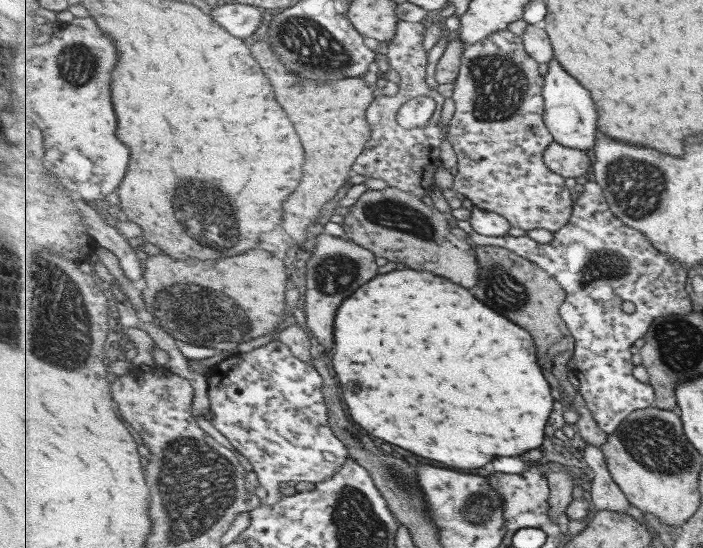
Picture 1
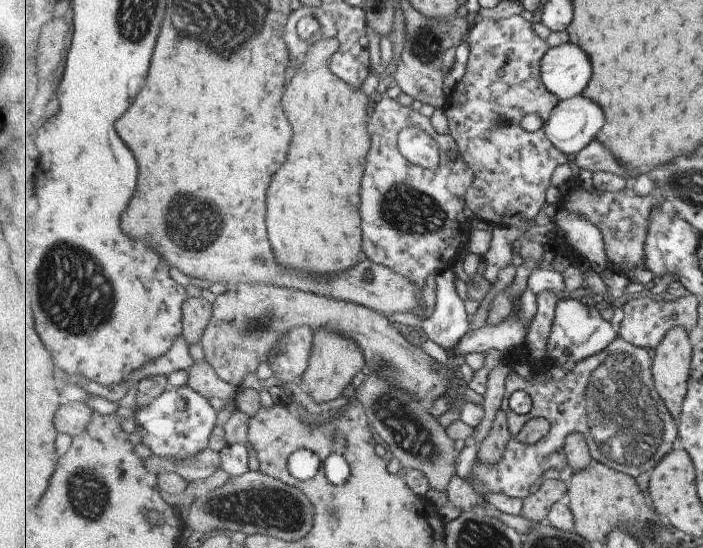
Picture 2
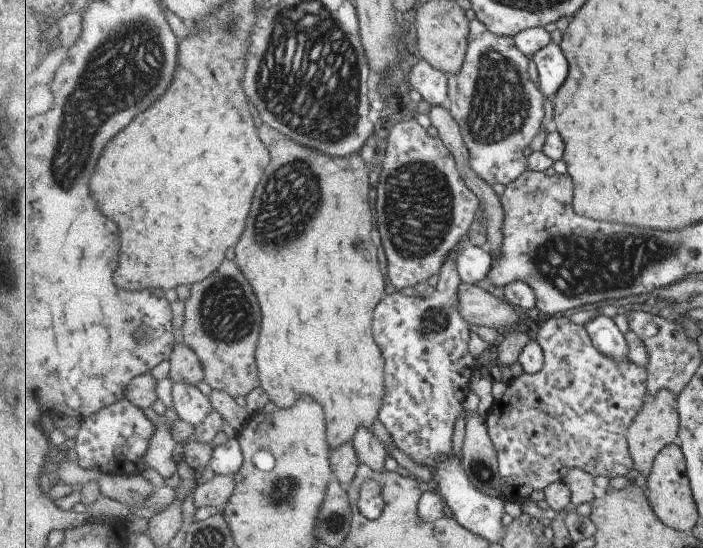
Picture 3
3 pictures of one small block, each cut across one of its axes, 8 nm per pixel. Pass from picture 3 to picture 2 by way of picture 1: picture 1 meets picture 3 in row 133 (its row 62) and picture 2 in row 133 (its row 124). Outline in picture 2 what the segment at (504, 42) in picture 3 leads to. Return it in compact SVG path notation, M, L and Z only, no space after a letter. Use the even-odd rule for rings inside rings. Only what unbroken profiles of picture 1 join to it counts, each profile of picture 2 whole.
M520 15L497 21L483 19L475 22L467 36L470 44L470 59L467 72L455 85L454 91L446 98L443 108L449 124L449 134L457 141L458 147L474 170L474 184L466 194L466 205L479 219L495 226L525 226L544 210L547 192L551 188L553 172L567 163L567 155L555 146L541 127L534 132L521 128L523 116L535 112L547 122L560 98L548 89L542 79L542 60L549 52L549 42L539 38L531 24Z

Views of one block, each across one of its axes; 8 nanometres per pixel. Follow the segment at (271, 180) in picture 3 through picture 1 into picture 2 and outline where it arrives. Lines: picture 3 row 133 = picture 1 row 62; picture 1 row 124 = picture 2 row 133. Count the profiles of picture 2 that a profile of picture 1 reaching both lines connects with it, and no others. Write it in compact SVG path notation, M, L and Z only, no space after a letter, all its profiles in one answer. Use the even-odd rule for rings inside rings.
M335 38L322 39L311 45L303 68L287 88L283 104L291 124L295 126L295 138L291 144L291 158L287 160L287 166L279 170L279 178L271 182L271 198L267 198L267 226L277 260L287 266L311 270L316 277L346 272L357 265L357 256L359 262L364 257L359 194L372 147L372 136L367 126L370 124L369 97L361 87L354 87L327 68L327 60L337 50L339 40Z

